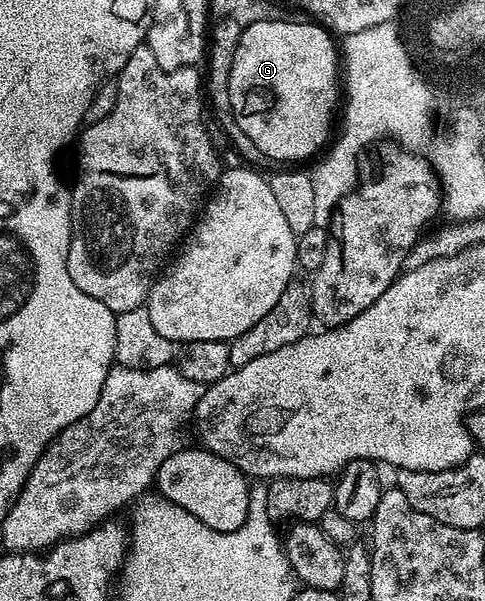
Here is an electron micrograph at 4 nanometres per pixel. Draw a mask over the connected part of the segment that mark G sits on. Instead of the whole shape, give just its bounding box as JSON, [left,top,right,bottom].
[230,20,340,164]

